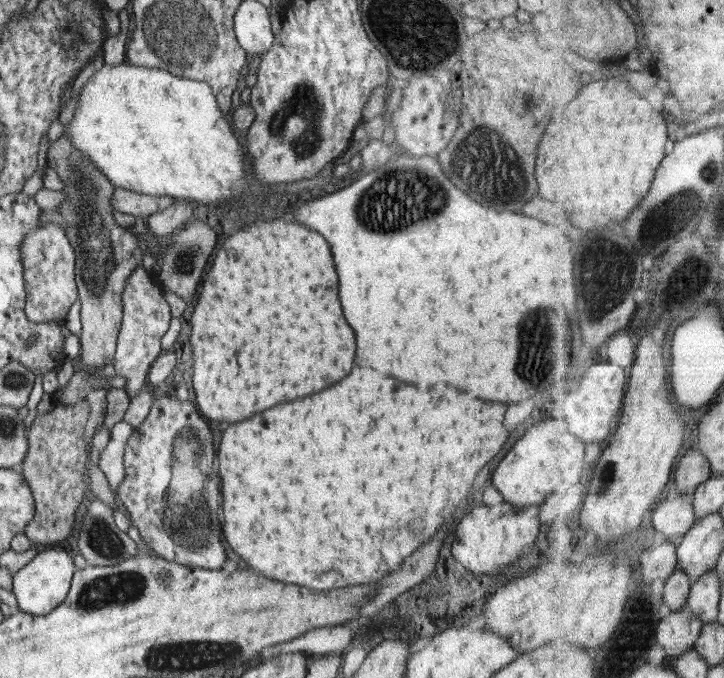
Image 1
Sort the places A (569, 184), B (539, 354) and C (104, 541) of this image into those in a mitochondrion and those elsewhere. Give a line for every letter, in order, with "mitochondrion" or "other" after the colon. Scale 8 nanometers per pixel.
A: other
B: mitochondrion
C: mitochondrion

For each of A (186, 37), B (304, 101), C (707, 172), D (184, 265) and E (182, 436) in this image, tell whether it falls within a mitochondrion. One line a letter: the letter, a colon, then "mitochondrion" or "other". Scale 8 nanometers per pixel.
A: mitochondrion
B: mitochondrion
C: mitochondrion
D: mitochondrion
E: mitochondrion

